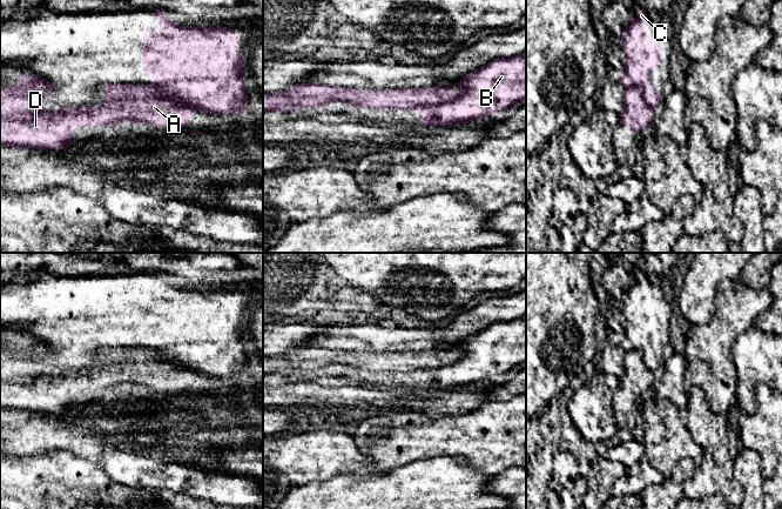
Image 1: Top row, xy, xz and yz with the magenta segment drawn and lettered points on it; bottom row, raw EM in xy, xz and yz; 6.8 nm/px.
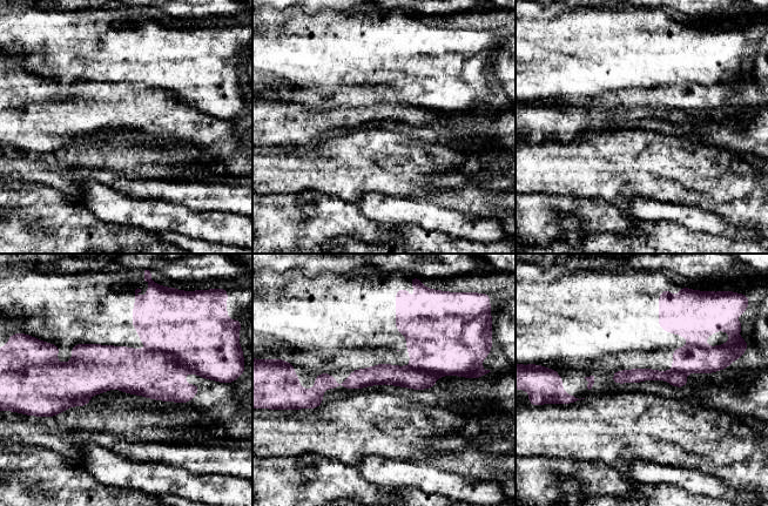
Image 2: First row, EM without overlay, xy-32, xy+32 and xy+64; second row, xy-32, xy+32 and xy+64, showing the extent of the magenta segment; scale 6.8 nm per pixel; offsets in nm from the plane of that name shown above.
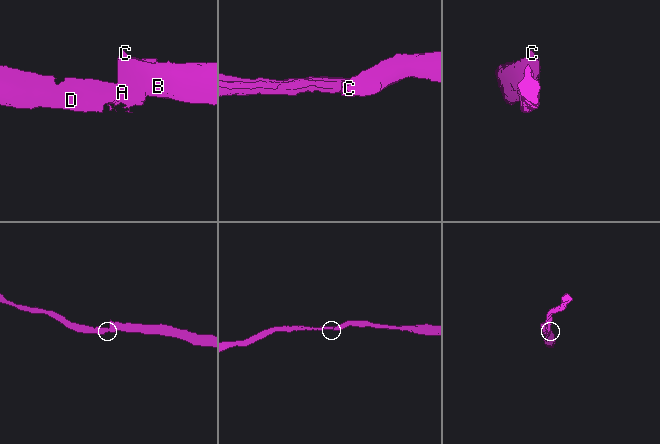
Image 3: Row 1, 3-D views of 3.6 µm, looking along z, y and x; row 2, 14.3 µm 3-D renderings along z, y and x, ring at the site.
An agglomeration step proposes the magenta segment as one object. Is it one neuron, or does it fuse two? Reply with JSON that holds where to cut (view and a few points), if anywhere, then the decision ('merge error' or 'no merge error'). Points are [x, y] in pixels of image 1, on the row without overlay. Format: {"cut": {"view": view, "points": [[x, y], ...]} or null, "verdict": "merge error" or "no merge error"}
{"cut": {"view": "xy", "points": [[150, 350], [154, 350], [166, 361], [172, 361], [194, 372]]}, "verdict": "merge error"}

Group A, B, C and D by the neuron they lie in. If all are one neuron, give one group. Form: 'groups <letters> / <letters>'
groups A D / B C

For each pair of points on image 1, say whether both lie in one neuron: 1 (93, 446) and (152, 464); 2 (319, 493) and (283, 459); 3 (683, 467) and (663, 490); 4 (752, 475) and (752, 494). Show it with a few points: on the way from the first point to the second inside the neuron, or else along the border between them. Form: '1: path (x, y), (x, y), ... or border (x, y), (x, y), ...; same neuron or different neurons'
1: border (130, 453), (107, 447), (99, 461); different neurons
2: border (336, 476), (324, 481), (311, 481), (297, 486); different neurons
3: path (682, 473), (669, 486); same neuron
4: path (752, 480), (752, 489); same neuron

